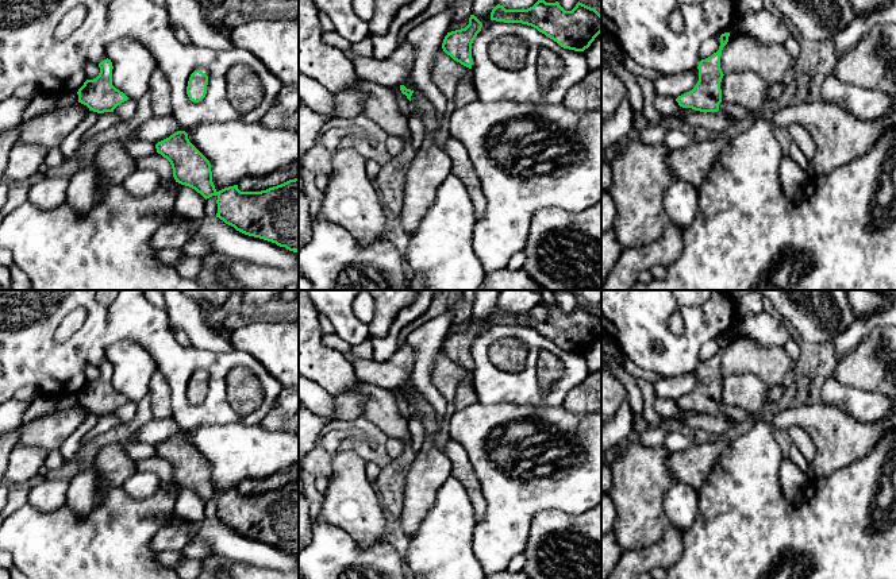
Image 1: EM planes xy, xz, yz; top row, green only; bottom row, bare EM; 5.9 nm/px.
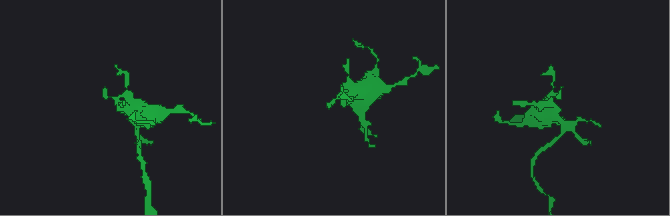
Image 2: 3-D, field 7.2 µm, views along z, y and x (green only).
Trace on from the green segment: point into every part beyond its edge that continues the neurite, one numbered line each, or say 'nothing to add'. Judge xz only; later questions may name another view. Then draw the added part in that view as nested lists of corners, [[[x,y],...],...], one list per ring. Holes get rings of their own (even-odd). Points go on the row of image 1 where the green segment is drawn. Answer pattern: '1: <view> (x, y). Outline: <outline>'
nothing to add

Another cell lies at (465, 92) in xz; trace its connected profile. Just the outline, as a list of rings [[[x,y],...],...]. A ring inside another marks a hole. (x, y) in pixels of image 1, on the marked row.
[[[469,76],[461,77],[457,84],[454,101],[450,104],[450,109],[455,107],[464,107],[465,104],[476,99],[477,93],[474,90],[470,77]]]

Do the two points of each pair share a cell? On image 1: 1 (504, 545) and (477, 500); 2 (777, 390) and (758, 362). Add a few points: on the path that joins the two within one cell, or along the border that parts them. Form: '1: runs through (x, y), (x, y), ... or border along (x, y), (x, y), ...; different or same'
1: border along (479, 481), (485, 502), (485, 516), (480, 522); different
2: border along (781, 382), (770, 388); different

